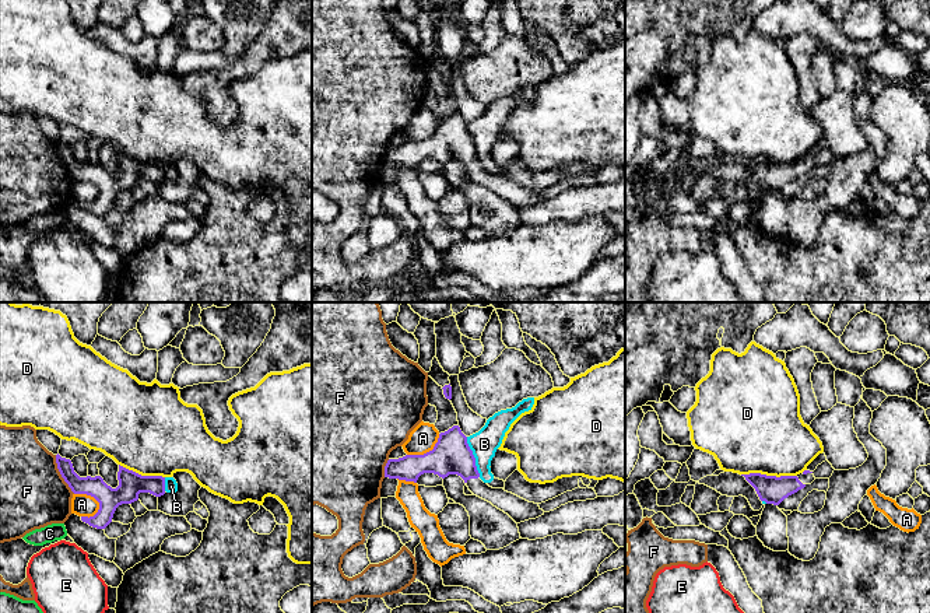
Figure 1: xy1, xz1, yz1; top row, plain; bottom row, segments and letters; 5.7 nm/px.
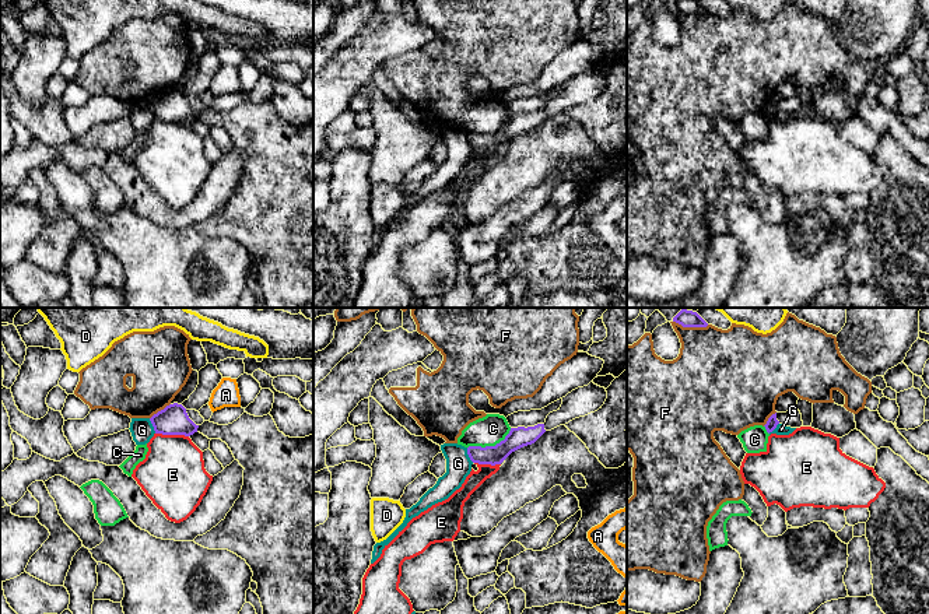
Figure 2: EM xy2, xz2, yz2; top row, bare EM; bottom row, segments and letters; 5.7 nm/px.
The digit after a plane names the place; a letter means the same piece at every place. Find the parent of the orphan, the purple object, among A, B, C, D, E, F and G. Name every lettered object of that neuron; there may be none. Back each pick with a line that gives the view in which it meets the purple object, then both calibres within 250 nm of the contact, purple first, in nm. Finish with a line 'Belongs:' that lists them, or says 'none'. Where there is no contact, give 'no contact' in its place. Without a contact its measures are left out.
Belongs: none

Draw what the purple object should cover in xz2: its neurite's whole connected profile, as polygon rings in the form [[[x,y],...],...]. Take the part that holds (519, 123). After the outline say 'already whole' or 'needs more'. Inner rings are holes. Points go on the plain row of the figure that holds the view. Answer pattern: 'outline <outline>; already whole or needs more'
outline [[[544,110],[511,115],[505,126],[495,133],[469,133],[467,141],[473,150],[501,151],[512,138],[534,130],[544,119]]]; already whole

